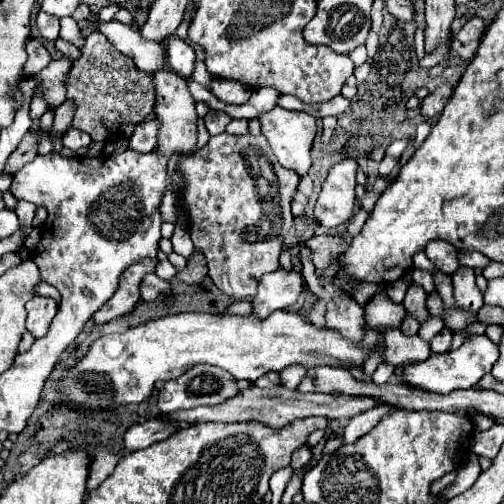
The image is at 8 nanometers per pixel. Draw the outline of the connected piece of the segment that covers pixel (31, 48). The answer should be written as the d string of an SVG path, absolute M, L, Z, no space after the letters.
M29 38L29 42L27 42L27 54L29 54L29 60L27 60L25 68L23 68L23 74L25 74L25 76L35 76L35 74L39 74L39 72L51 62L49 52L47 52L37 40L31 40L31 38Z

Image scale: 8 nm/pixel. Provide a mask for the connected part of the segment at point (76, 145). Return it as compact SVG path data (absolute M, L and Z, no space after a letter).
M69 128L69 130L63 134L63 146L69 148L69 150L79 150L79 148L89 146L89 144L91 144L91 138L89 138L83 130Z

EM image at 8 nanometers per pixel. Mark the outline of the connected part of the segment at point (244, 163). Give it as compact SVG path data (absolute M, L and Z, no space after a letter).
M227 132L219 134L219 136L211 136L211 140L207 142L205 148L201 148L199 152L195 152L193 156L189 158L183 158L183 176L185 176L185 192L183 192L183 200L185 200L185 210L187 210L187 224L189 224L189 234L191 234L191 240L193 244L203 250L205 254L205 260L207 260L207 266L209 266L209 276L211 280L215 282L215 286L225 292L227 296L235 298L235 300L251 300L255 294L257 294L257 286L259 286L259 280L265 272L275 272L279 268L279 254L283 250L283 236L287 234L287 230L293 226L293 216L291 216L291 198L293 194L297 192L297 184L299 184L299 176L295 176L295 172L289 172L287 168L283 168L277 160L275 160L275 154L271 152L267 140L263 140L263 136L251 136L251 134L245 134L245 136L231 136Z

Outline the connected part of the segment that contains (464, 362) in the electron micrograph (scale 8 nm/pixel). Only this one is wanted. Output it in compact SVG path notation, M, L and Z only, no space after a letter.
M471 336L457 350L449 350L443 354L431 354L425 362L407 364L403 368L403 378L405 378L407 386L411 386L411 388L437 392L437 394L447 394L447 392L457 390L457 388L467 390L467 388L473 388L487 372L491 372L497 358L499 358L497 344L493 344L487 336Z

